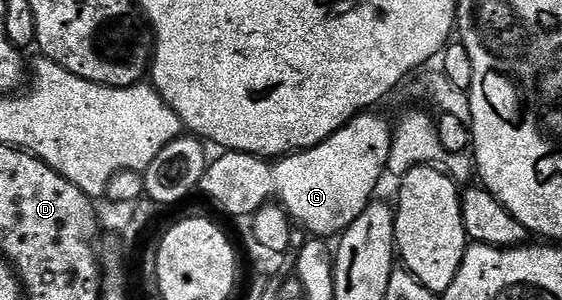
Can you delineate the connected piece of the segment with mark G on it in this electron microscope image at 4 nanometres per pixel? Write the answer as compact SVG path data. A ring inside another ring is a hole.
M366 111L352 117L349 122L335 135L323 139L310 149L303 149L300 153L290 153L276 159L252 157L249 153L222 152L218 161L208 162L205 174L199 186L200 192L206 193L219 208L233 217L252 218L270 203L276 203L285 210L290 222L302 225L309 233L317 237L333 237L345 232L363 215L363 211L374 200L373 192L381 181L381 176L386 176L385 164L391 155L393 142L393 129L381 117L376 117L376 112Z

